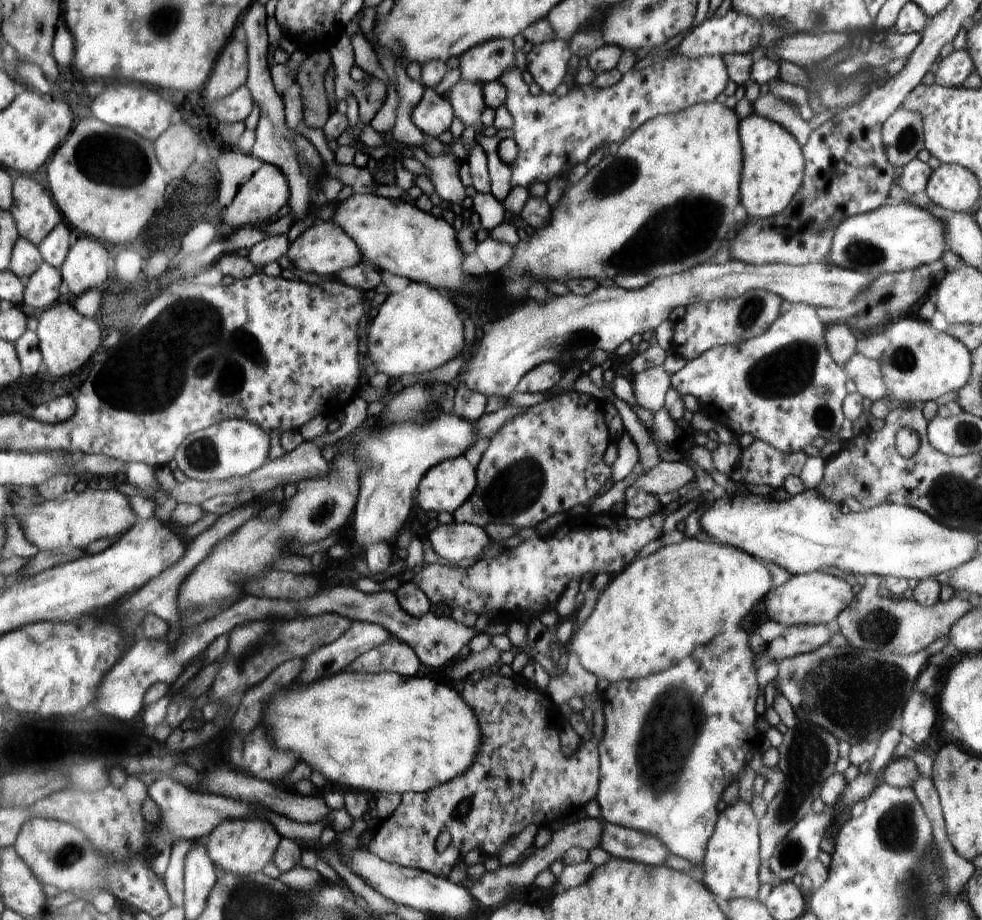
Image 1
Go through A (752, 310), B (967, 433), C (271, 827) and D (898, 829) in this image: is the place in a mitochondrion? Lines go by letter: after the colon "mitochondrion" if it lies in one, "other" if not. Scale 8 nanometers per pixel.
A: mitochondrion
B: mitochondrion
C: other
D: mitochondrion

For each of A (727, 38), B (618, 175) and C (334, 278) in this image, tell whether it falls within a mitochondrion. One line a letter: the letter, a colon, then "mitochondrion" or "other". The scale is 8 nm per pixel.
A: other
B: mitochondrion
C: other

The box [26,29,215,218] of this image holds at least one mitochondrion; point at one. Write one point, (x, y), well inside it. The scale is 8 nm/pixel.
(131, 165)

